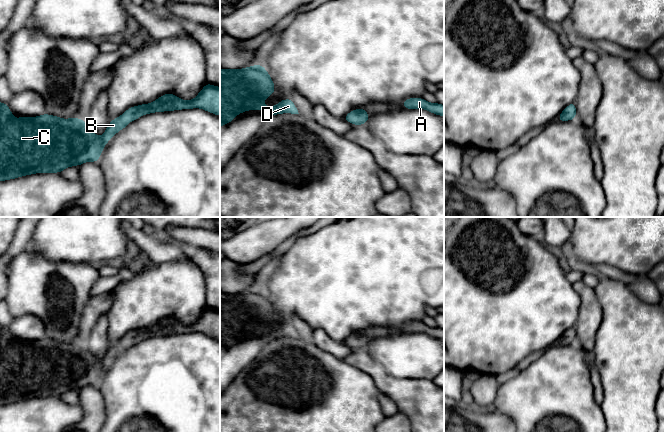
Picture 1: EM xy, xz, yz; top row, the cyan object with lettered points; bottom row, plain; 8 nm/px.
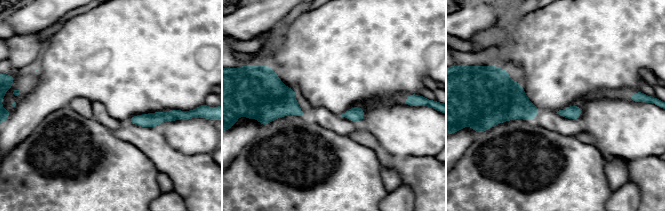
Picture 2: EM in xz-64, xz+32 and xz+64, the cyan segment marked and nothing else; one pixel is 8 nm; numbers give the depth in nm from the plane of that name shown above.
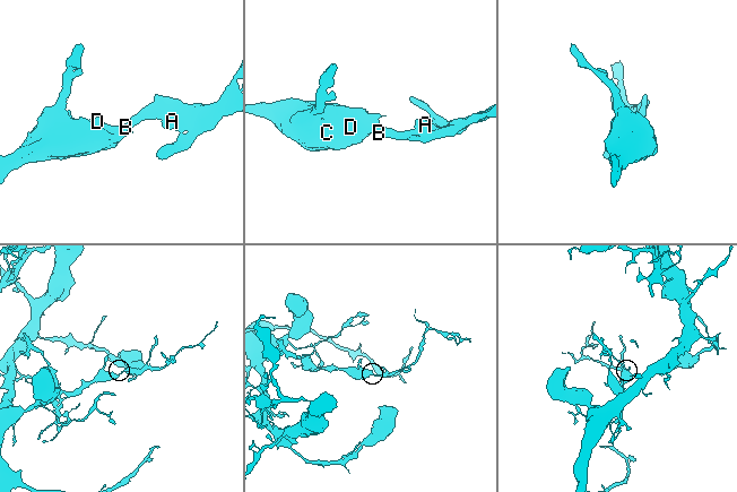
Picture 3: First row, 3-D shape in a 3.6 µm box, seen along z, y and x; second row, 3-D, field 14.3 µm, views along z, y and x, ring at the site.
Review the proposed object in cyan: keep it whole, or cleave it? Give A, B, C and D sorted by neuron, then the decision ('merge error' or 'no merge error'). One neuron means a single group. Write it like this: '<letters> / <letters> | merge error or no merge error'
A B C D | no merge error

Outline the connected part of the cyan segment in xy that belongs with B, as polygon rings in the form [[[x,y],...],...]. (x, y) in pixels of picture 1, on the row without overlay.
[[[207,306],[198,319],[189,325],[167,317],[149,328],[130,331],[120,341],[114,342],[109,347],[101,361],[94,357],[86,345],[76,341],[63,343],[45,337],[37,341],[21,340],[15,343],[8,329],[0,326],[0,405],[35,397],[60,397],[71,390],[79,390],[85,386],[98,386],[111,361],[131,345],[150,337],[194,332],[220,340],[220,311]]]

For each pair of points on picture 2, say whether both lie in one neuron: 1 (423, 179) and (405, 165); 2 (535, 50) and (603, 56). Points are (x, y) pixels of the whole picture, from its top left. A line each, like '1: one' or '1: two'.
1: one
2: one

